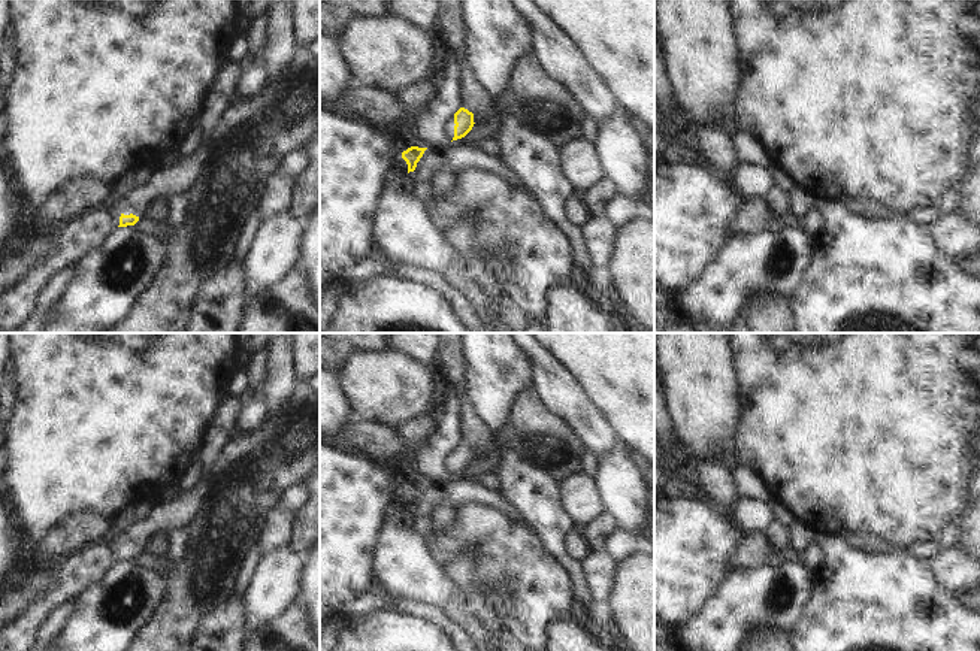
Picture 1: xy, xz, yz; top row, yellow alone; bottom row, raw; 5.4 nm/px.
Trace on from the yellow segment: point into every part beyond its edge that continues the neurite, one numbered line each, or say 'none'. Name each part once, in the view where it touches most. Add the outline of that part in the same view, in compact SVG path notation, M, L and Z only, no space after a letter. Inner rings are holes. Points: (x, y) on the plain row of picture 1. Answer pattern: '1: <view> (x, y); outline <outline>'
1: xy (177, 512); outline M199 485L190 491L178 491L170 500L155 500L149 514L139 523L131 524L117 536L108 538L108 543L115 560L120 560L120 551L136 549L142 552L146 541L154 533L169 533L175 529L185 529L200 505L203 490Z

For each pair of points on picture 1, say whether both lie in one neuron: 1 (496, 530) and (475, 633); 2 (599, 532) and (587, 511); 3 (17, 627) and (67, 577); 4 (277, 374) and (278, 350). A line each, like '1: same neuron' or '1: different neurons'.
1: different neurons
2: different neurons
3: same neuron
4: same neuron

